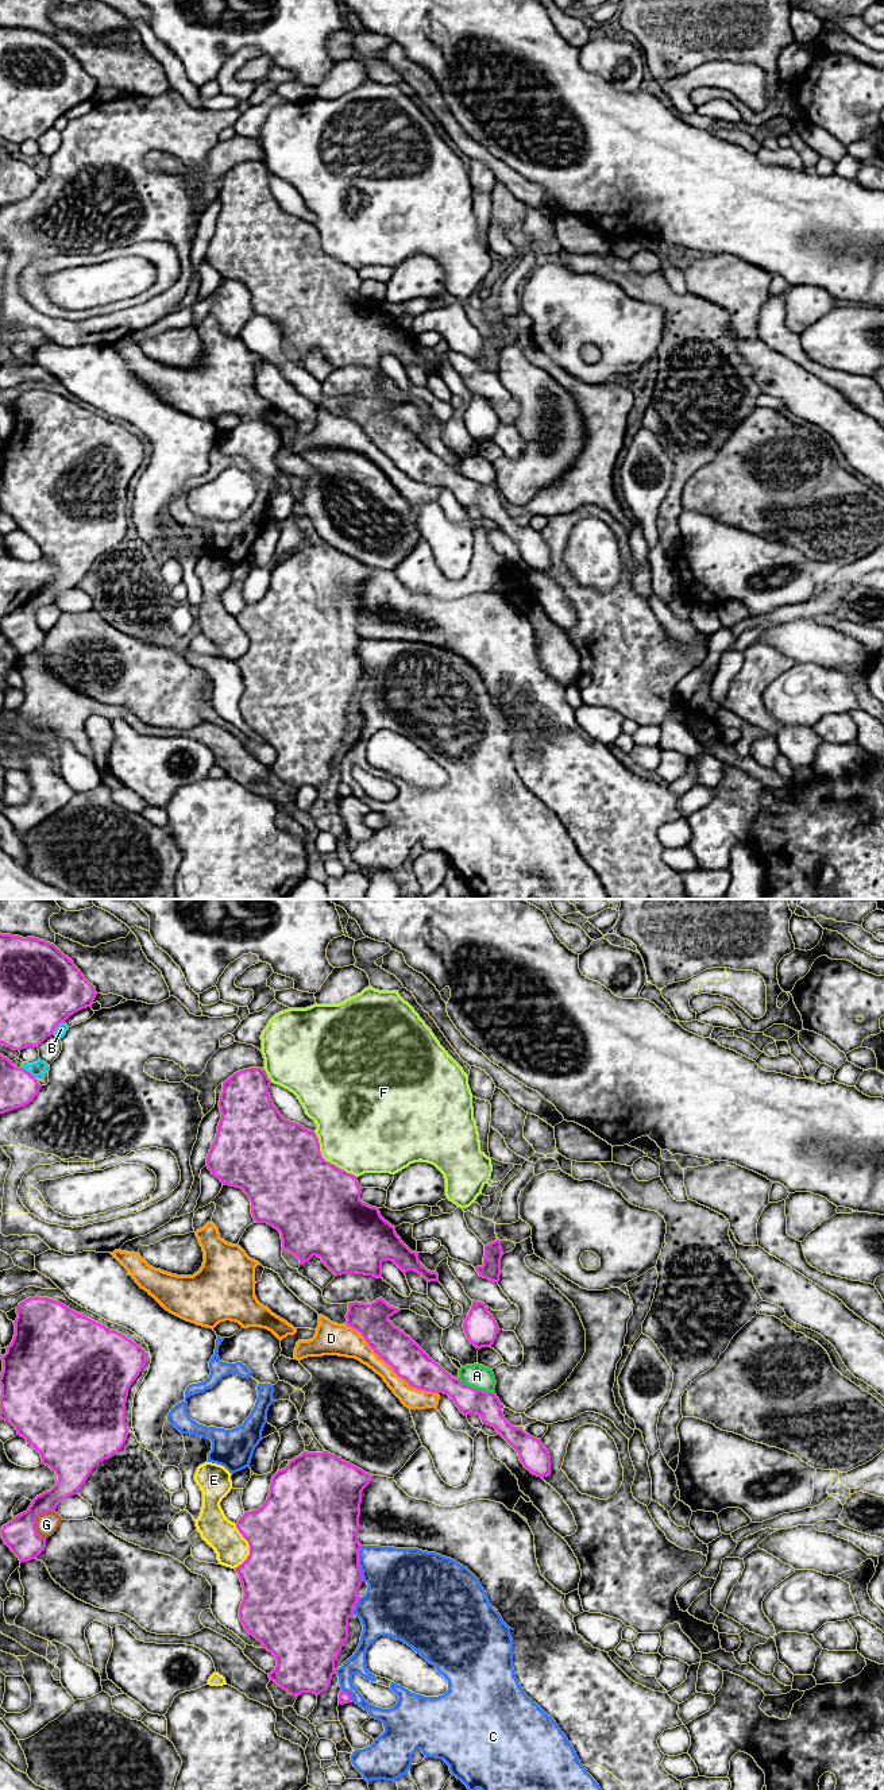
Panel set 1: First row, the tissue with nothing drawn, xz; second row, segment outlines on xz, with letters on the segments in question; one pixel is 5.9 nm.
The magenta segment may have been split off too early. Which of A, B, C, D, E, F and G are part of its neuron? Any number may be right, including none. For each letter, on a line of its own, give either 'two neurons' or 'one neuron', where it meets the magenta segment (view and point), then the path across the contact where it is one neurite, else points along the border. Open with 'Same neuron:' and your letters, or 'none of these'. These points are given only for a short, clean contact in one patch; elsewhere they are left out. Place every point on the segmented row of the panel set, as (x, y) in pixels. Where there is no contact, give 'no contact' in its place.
Same neuron: none of these
A: two neurons; contact xz (475, 1389); border xz (458, 1378), (474, 1388), (493, 1392)
B: two neurons; contact xz (57, 1025)
C: two neurons; contact xz (358, 1563)
D: two neurons; contact xz (390, 1365)
E: two neurons; contact xz (250, 1547)
F: two neurons; contact xz (327, 1161)
G: two neurons; contact xz (35, 1519)

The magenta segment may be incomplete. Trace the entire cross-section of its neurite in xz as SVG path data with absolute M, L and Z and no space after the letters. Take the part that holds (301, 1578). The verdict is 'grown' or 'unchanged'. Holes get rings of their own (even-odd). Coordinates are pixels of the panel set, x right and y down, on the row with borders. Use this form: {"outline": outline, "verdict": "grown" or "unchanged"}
{"outline": "M304 1451L273 1475L265 1504L244 1512L236 1523L250 1544L250 1555L235 1567L244 1593L239 1617L244 1629L275 1656L277 1666L269 1674L270 1681L292 1696L319 1696L329 1687L336 1673L335 1660L348 1639L348 1619L354 1615L363 1582L359 1566L362 1544L358 1542L359 1507L362 1492L371 1480L371 1474L335 1454Z", "verdict": "unchanged"}

